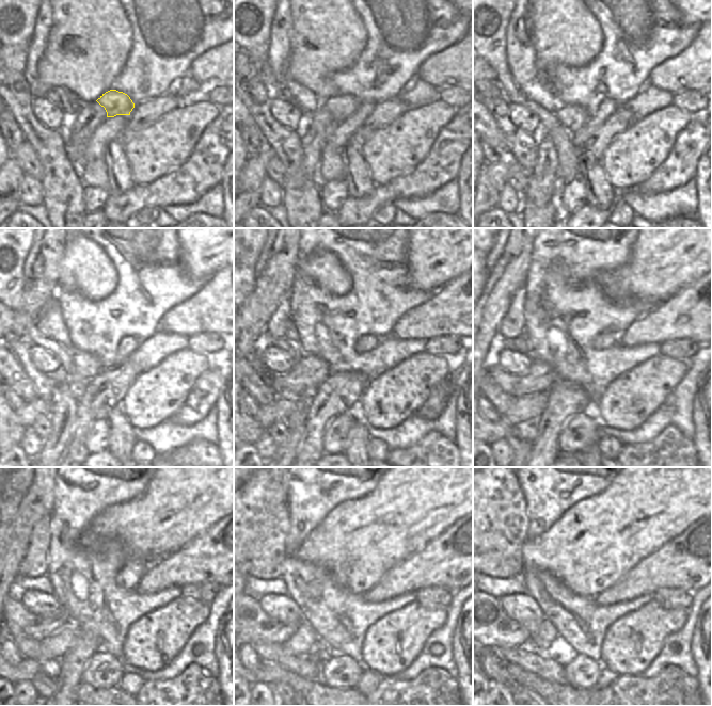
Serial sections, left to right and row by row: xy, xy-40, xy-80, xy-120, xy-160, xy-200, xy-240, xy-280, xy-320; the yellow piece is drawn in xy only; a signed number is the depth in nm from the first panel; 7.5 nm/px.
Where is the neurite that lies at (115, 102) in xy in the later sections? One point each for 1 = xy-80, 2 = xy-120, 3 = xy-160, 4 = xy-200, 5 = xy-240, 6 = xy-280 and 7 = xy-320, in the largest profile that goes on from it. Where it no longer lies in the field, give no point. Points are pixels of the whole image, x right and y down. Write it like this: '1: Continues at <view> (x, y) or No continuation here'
1: Continues at xy-80 (573, 117)
2: Continues at xy-120 (80, 366)
3: Continues at xy-160 (310, 371)
4: Continues at xy-200 (540, 378)
5: Continues at xy-240 (36, 627)
6: Continues at xy-280 (255, 625)
7: Continues at xy-320 (494, 629)

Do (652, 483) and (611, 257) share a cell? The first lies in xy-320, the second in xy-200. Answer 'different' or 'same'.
different

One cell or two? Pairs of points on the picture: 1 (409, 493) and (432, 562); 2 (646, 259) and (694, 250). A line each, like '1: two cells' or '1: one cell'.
1: two cells
2: one cell

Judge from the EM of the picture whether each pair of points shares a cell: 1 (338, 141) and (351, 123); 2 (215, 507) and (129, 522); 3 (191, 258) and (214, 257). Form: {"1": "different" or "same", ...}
{"1": "same", "2": "same", "3": "same"}

